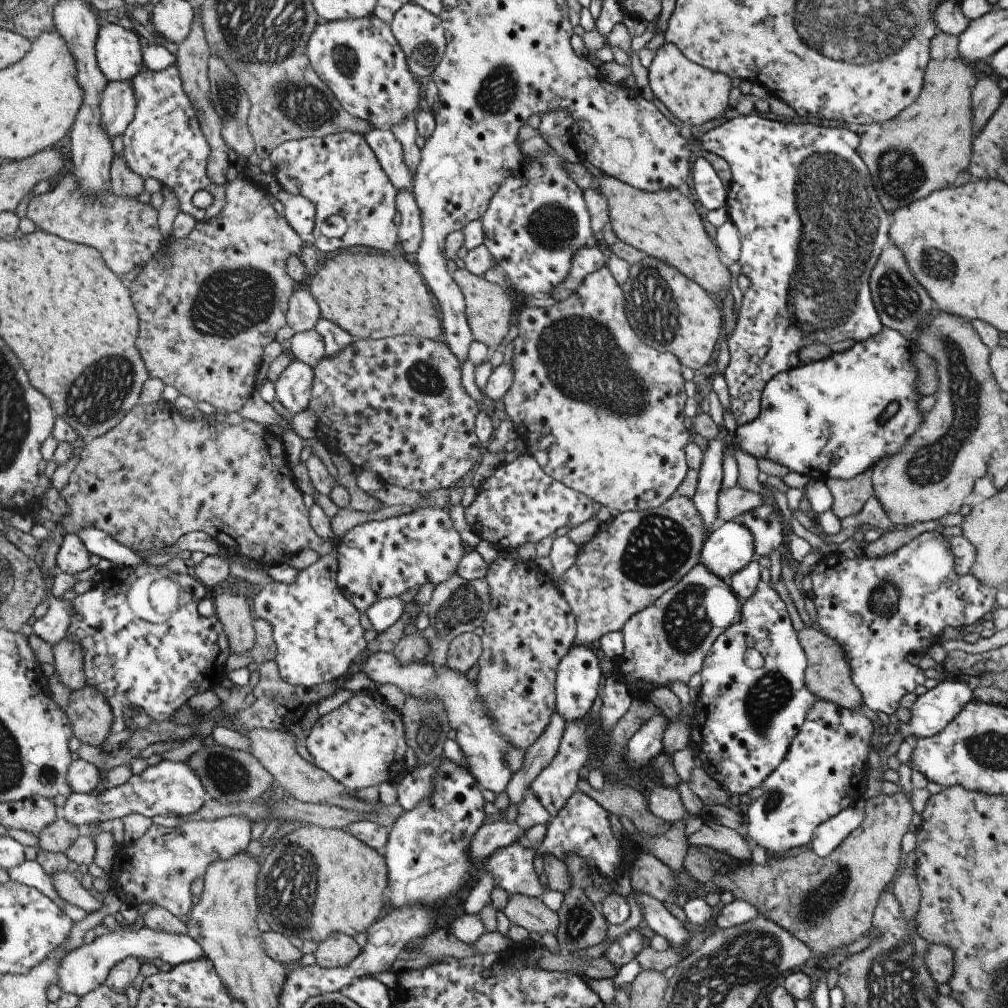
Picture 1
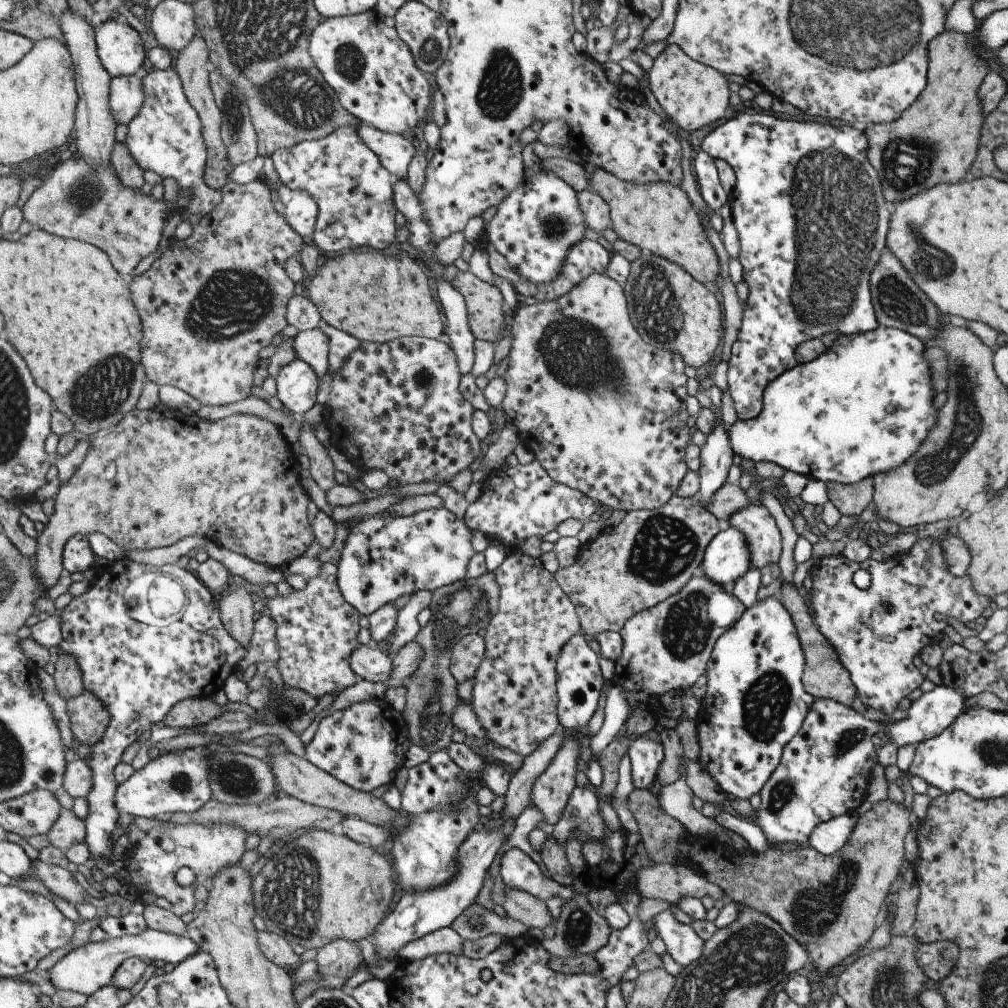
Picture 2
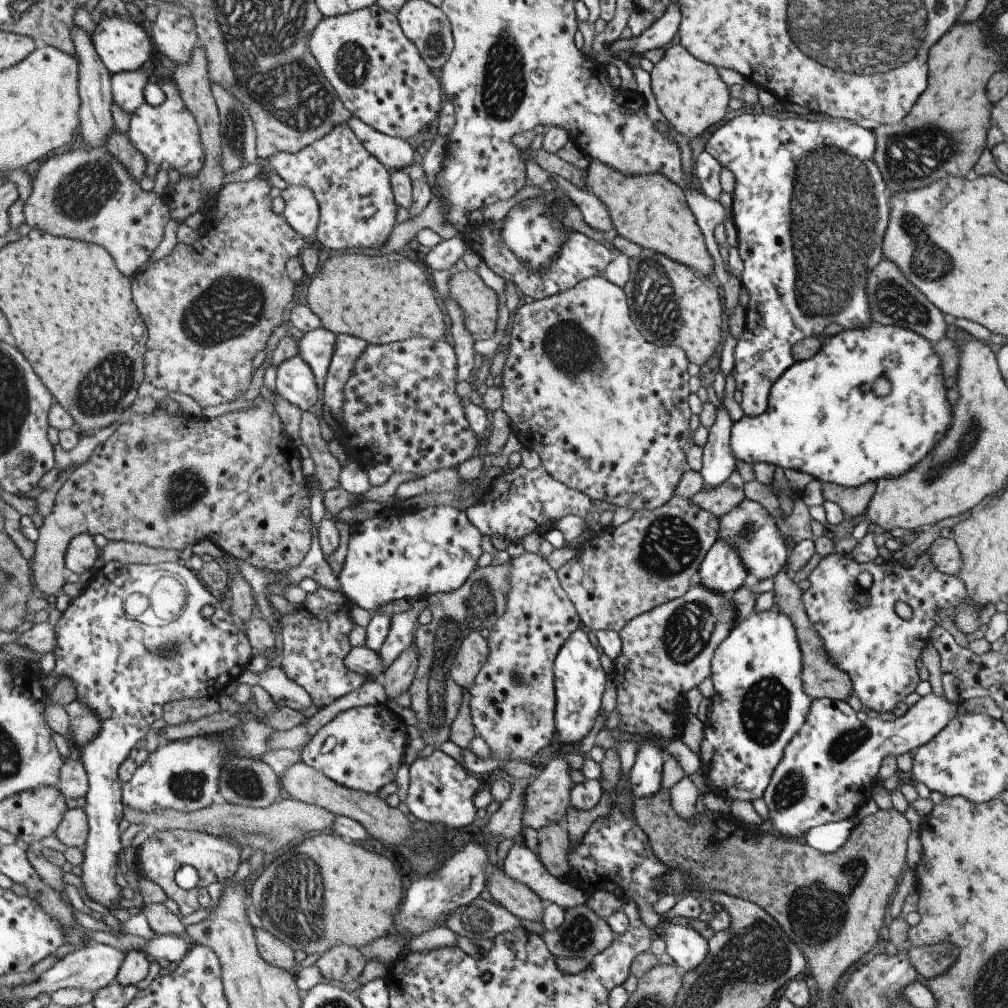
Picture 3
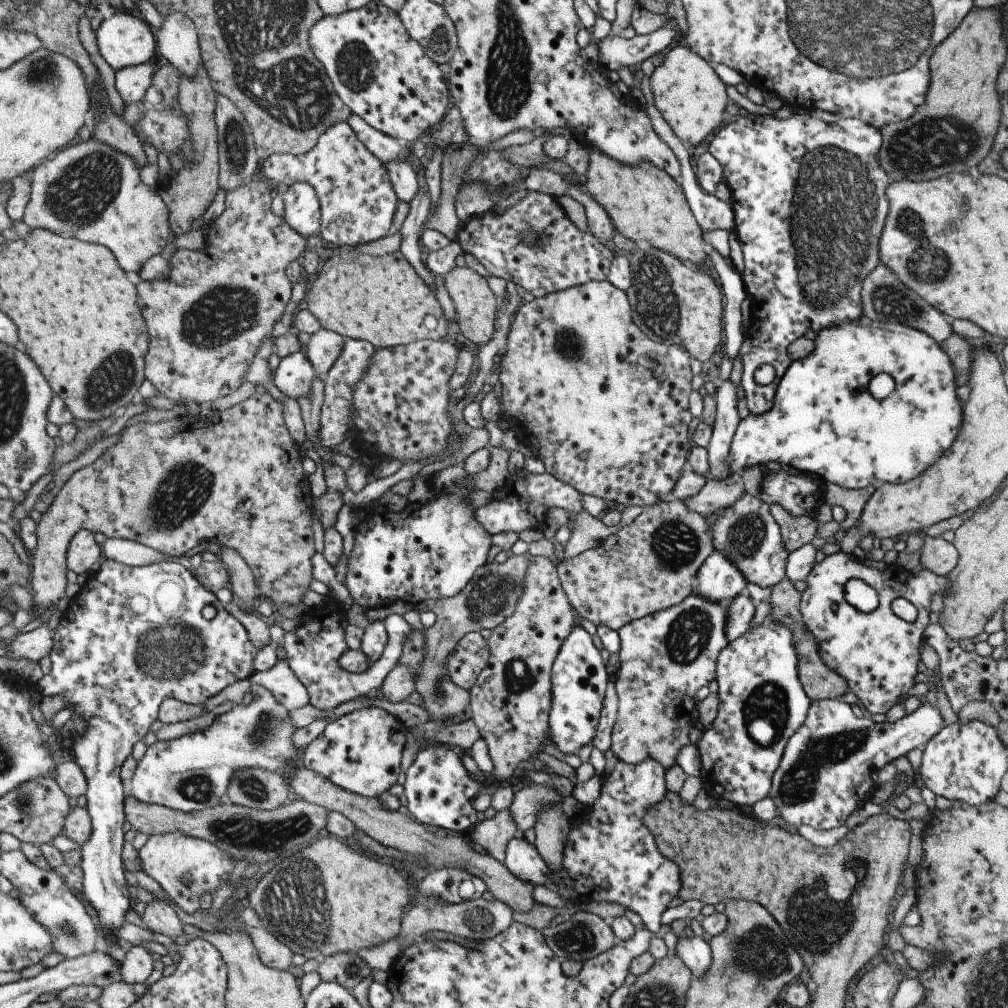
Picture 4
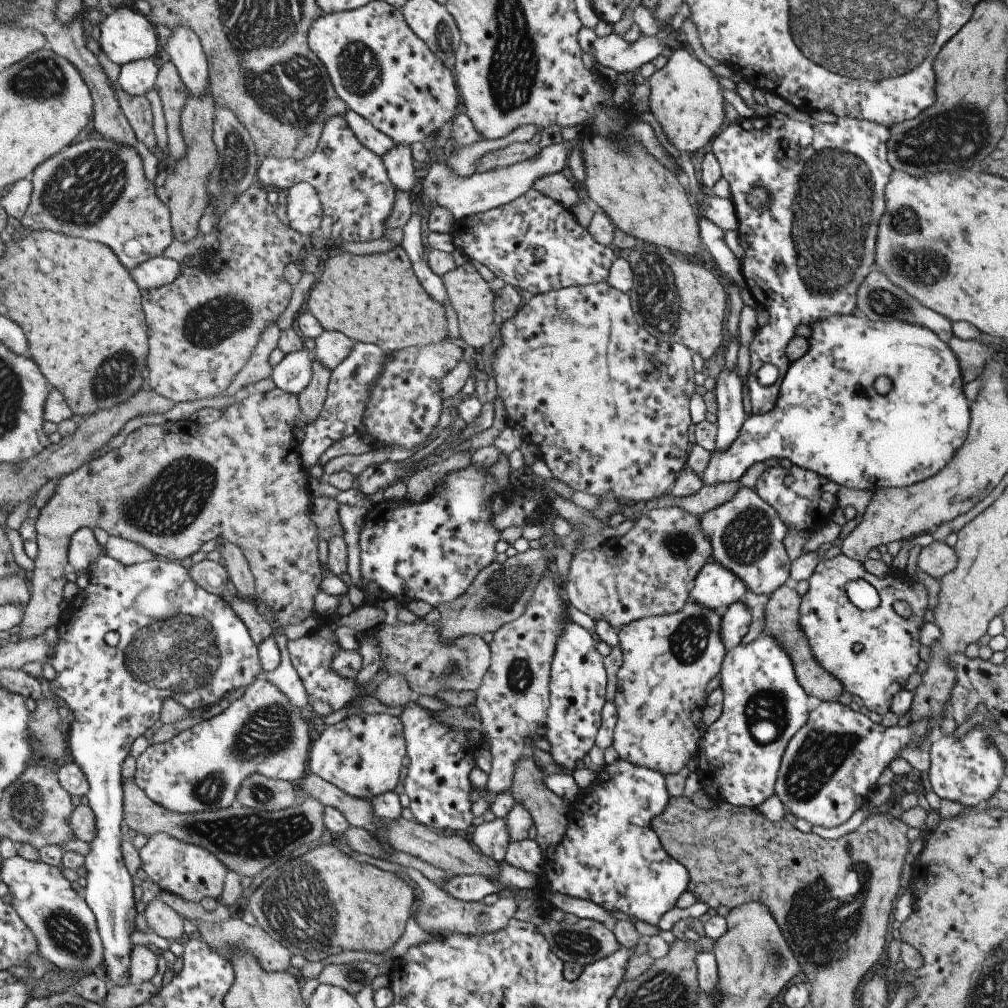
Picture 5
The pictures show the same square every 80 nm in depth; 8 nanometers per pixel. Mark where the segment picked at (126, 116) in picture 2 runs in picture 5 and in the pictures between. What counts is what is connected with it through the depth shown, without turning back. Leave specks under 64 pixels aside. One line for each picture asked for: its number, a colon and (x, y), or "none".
3: (128, 88)
4: (132, 83)
5: (138, 77)

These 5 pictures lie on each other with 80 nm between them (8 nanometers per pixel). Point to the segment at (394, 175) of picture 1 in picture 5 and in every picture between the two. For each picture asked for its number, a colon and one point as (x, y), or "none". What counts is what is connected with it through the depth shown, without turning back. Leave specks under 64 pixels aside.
2: (396, 152)
3: (395, 153)
4: (386, 147)
5: (367, 132)

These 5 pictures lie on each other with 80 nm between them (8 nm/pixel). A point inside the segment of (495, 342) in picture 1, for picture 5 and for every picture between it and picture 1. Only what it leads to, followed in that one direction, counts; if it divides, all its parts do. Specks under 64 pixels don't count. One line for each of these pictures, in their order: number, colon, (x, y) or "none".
2: (483, 302)
3: (478, 303)
4: (474, 303)
5: (471, 299)

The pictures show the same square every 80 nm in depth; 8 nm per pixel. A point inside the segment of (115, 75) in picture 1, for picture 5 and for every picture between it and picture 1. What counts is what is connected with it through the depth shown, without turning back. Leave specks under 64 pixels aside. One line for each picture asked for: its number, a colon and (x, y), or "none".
2: (120, 47)
3: (124, 46)
4: (124, 40)
5: (126, 35)

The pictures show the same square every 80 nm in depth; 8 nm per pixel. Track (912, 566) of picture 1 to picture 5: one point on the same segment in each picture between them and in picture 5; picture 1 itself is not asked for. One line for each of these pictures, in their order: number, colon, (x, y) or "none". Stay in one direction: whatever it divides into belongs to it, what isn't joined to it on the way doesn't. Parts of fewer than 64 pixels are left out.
2: (876, 632)
3: (877, 650)
4: (876, 653)
5: (871, 653)

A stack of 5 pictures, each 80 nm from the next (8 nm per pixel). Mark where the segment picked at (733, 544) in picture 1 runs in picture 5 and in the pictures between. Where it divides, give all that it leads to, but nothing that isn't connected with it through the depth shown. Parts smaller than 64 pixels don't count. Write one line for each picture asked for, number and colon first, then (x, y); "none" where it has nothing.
2: (725, 559)
3: (721, 571)
4: (717, 580)
5: (713, 587)

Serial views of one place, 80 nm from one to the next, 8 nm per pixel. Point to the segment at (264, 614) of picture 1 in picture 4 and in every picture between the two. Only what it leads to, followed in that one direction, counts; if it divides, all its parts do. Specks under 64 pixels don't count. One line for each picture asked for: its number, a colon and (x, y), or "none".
2: (317, 630)
3: (315, 636)
4: (314, 649)

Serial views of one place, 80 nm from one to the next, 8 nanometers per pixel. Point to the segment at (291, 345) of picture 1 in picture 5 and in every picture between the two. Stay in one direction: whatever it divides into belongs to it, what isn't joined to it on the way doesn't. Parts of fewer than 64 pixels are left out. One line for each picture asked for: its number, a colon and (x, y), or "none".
2: (313, 346)
3: (317, 347)
4: (324, 348)
5: (332, 347)

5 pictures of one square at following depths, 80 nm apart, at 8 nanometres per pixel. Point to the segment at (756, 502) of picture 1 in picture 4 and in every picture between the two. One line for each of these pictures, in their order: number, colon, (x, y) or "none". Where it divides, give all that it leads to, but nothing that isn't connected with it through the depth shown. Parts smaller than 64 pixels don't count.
2: (728, 498)
3: (719, 500)
4: (715, 494)

